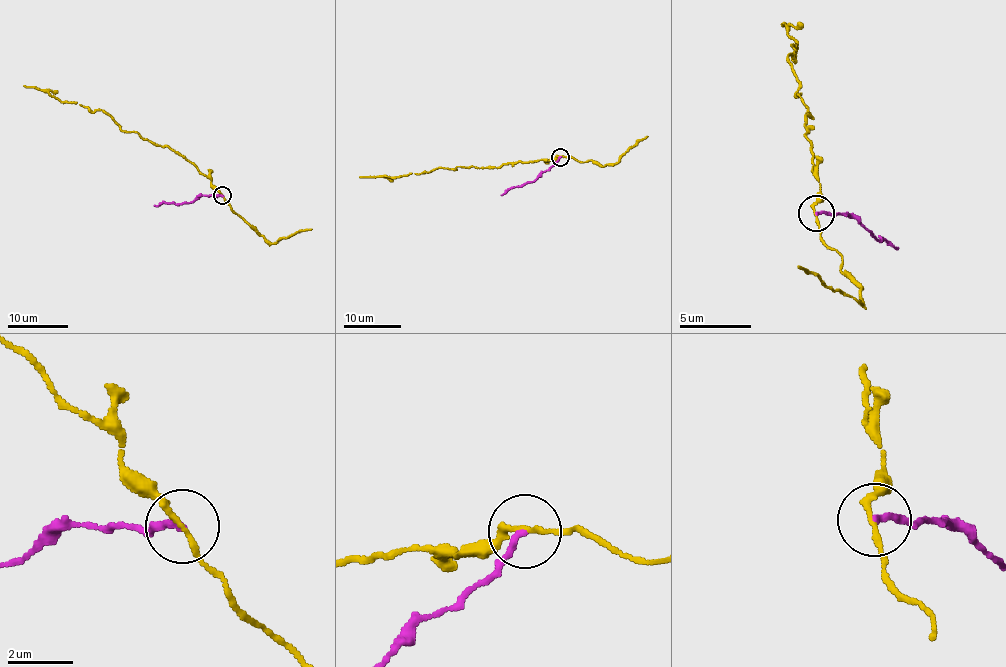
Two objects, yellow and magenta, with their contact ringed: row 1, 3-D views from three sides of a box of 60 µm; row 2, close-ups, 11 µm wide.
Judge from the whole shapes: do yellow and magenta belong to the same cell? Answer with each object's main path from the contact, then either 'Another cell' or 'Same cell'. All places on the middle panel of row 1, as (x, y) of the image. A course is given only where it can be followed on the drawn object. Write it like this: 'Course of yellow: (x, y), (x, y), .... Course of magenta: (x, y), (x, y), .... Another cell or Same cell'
Course of yellow: (560, 156), (548, 161), (505, 163), (493, 167), (458, 166), (419, 174), (360, 177). Course of magenta: (560, 156), (533, 181), (512, 186), (500, 195). Another cell

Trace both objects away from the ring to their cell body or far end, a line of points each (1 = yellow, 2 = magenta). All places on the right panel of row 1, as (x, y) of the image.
1: (815, 214), (819, 182), (804, 122), (811, 119), (794, 95), (799, 79), (788, 56), (797, 51), (784, 25)
2: (815, 214), (855, 215), (879, 240), (897, 247)

